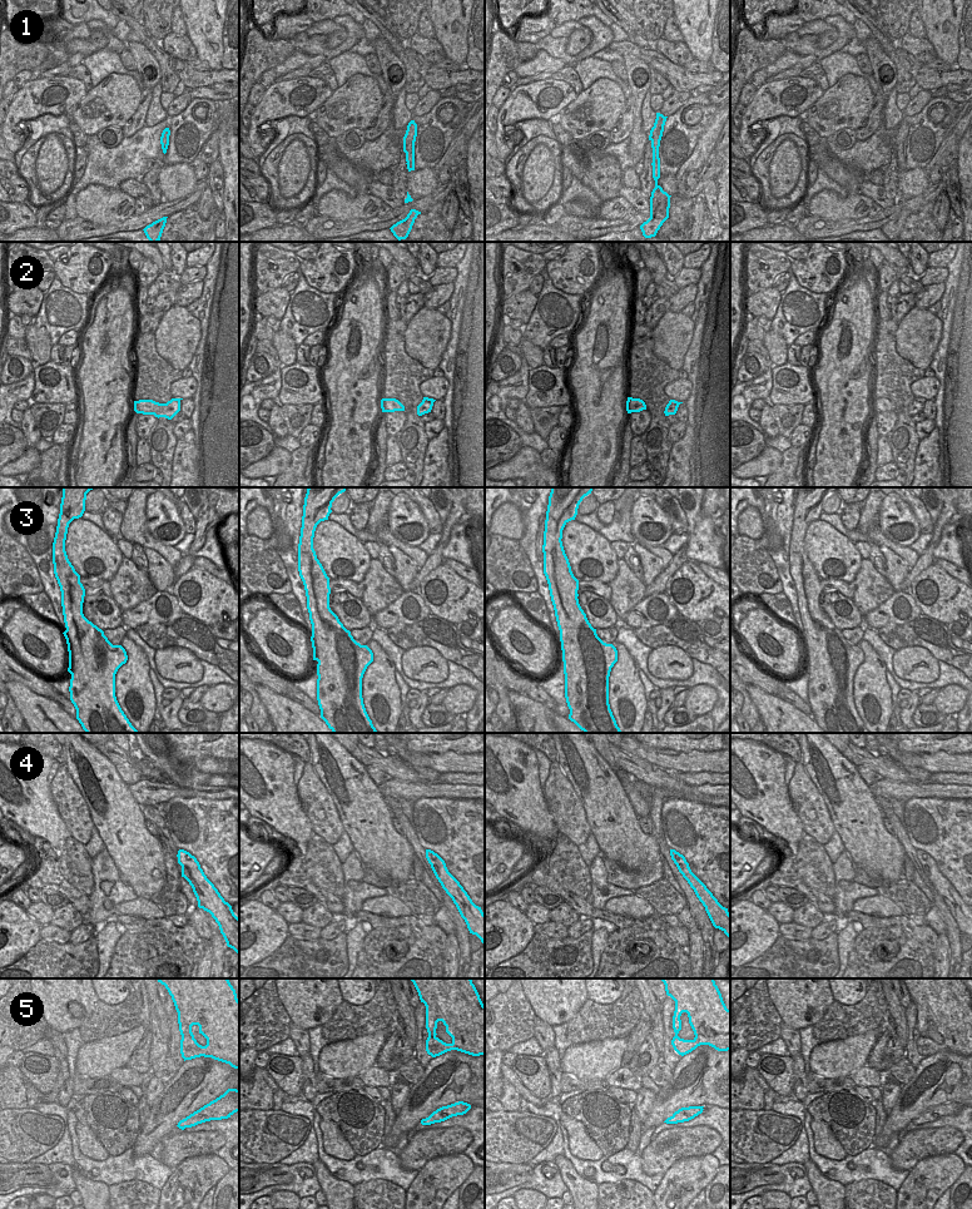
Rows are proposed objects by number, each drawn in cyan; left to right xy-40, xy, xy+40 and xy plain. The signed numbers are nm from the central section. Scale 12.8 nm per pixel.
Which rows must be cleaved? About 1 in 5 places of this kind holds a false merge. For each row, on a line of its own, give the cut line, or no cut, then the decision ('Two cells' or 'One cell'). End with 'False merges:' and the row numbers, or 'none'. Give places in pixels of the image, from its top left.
1: No split. One cell
2: No split. One cell
3: Split along xy+40 (585, 628), (579, 634), (585, 680), (601, 683), (608, 703). Two cells
4: No split. One cell
5: No split. One cell
False merges: 3.

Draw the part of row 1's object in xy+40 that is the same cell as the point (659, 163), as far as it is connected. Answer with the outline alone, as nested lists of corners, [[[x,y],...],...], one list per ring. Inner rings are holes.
[[[656,113],[654,127],[650,130],[649,140],[653,148],[653,178],[655,180],[655,188],[650,197],[650,218],[640,226],[643,236],[645,238],[655,237],[663,223],[669,218],[670,197],[658,184],[660,178],[660,158],[659,147],[664,132],[664,125],[668,117]]]

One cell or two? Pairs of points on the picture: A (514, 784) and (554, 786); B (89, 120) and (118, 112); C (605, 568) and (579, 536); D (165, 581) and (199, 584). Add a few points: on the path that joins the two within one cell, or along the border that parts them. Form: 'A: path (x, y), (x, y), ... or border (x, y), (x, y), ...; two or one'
A: border (544, 797), (548, 811), (556, 825); two
B: path (97, 115), (110, 112); one
C: path (599, 560), (583, 544); one
D: border (177, 578), (169, 589); two

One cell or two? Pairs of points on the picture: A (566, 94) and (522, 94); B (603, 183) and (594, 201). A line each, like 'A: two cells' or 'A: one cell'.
A: one cell
B: two cells

